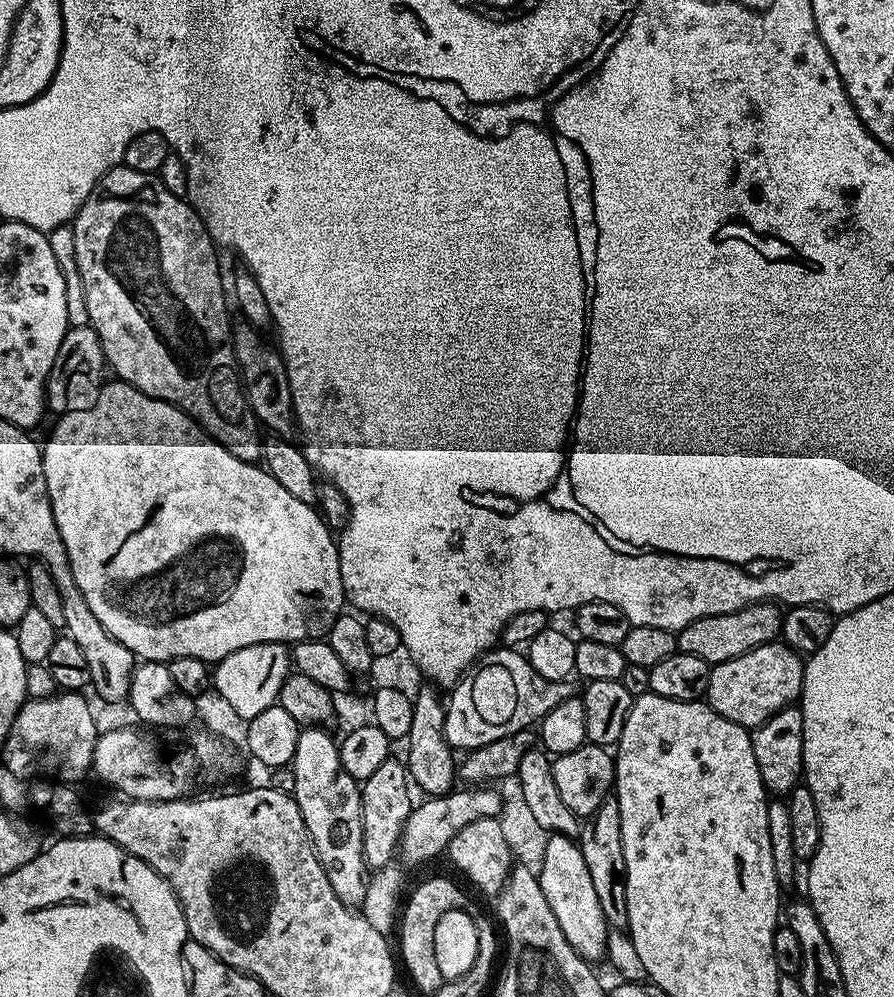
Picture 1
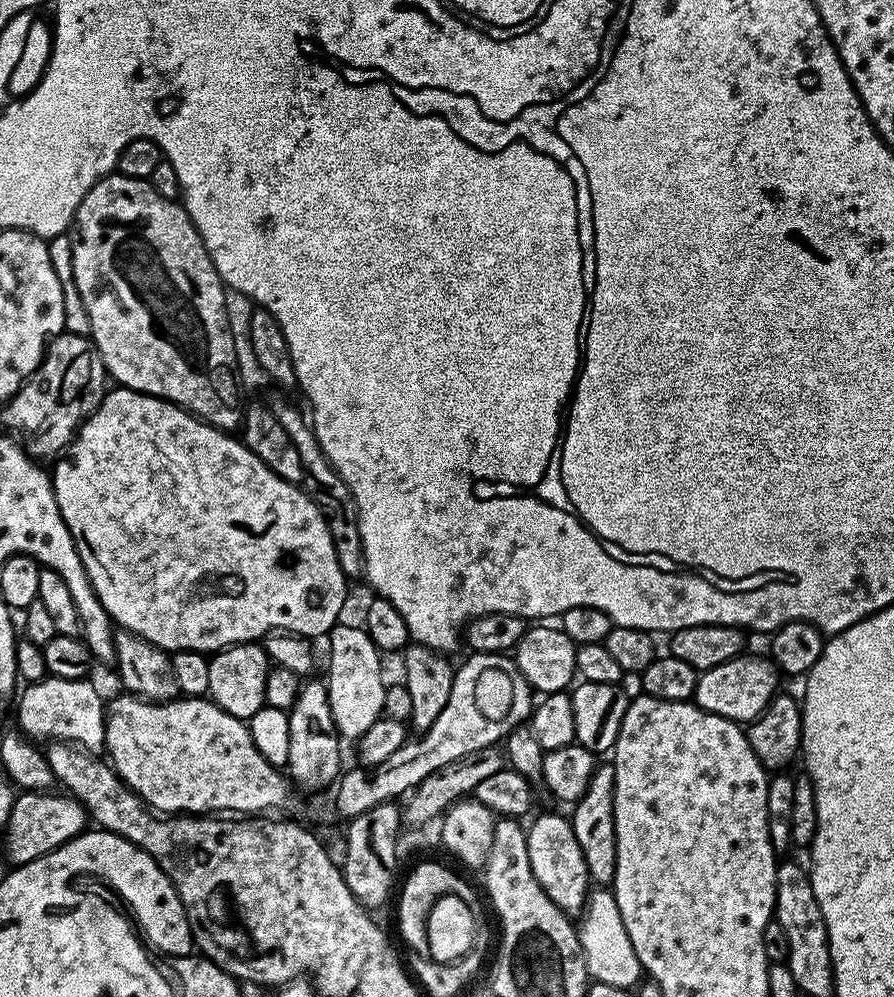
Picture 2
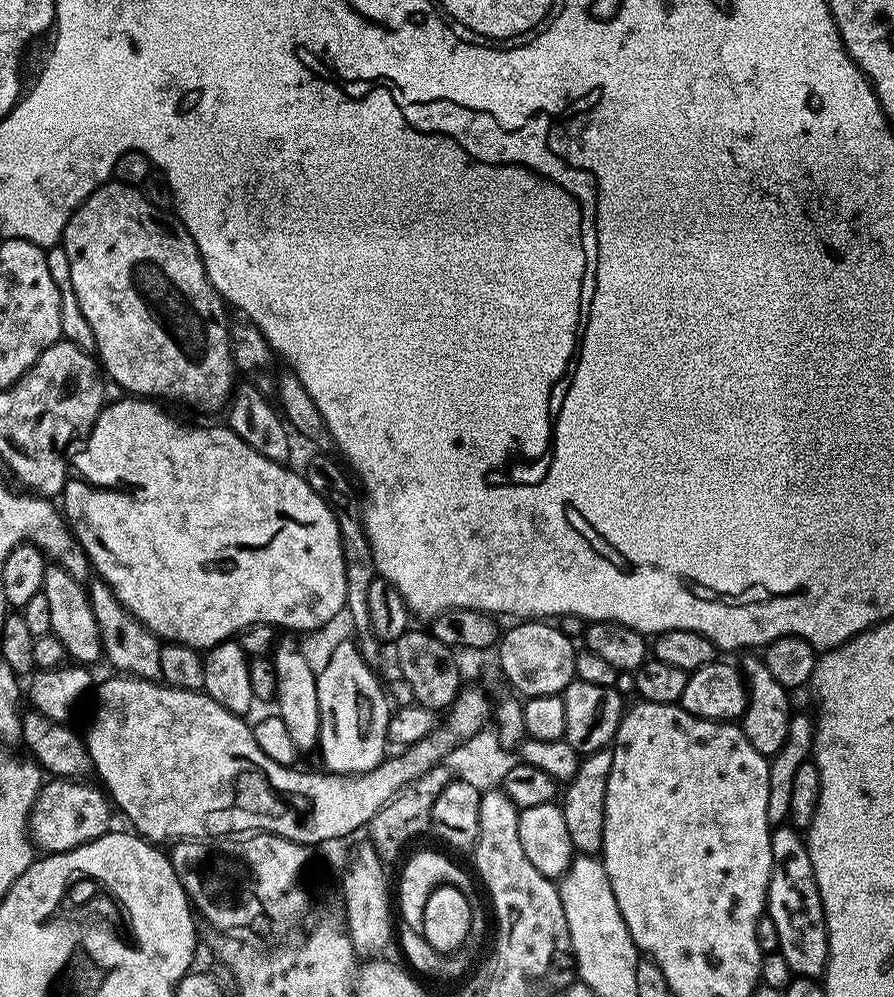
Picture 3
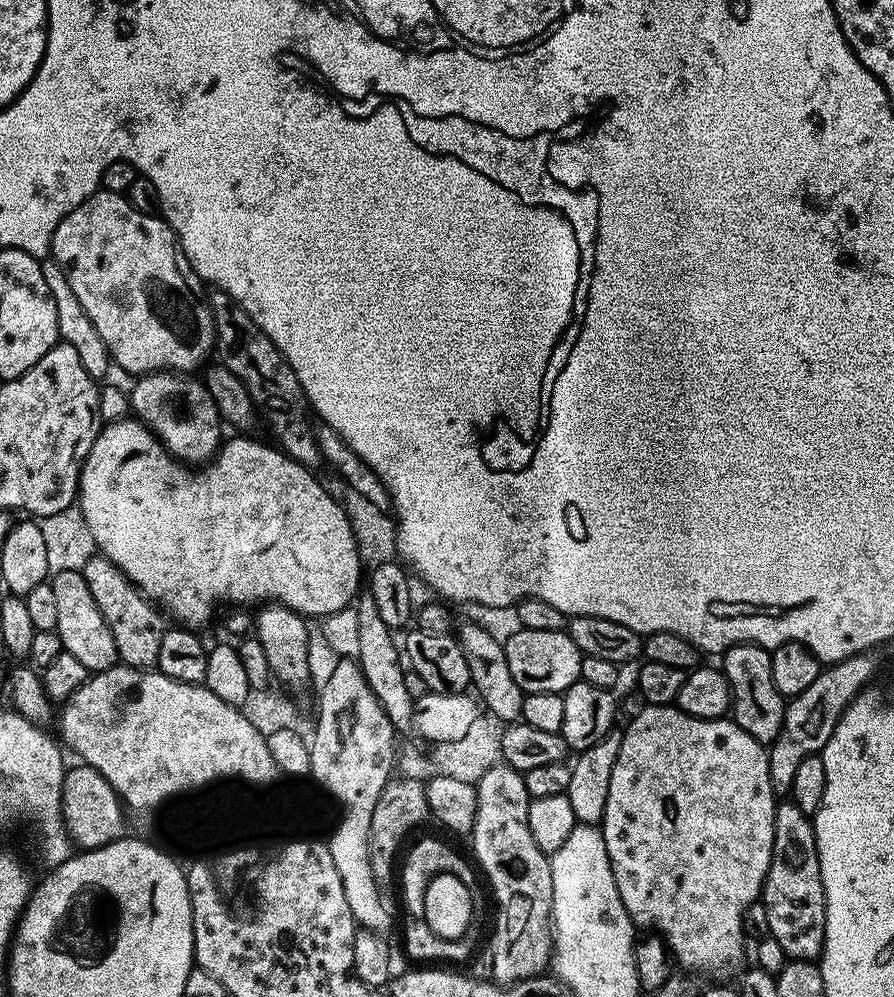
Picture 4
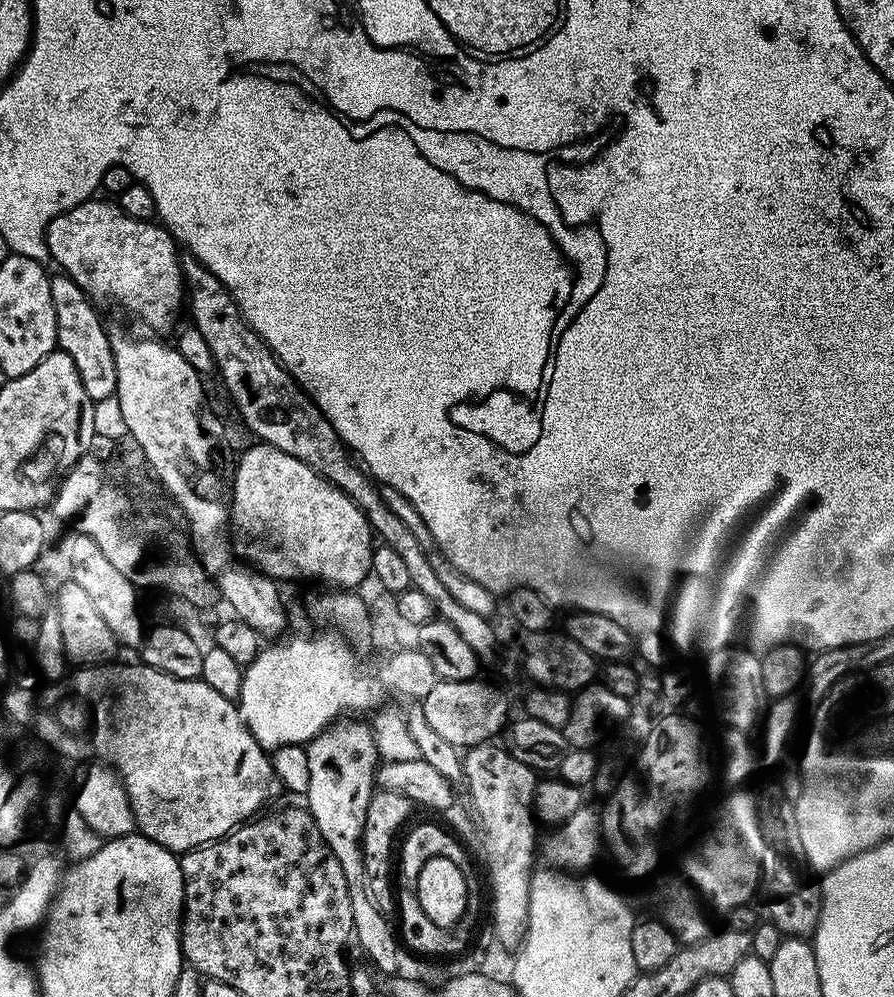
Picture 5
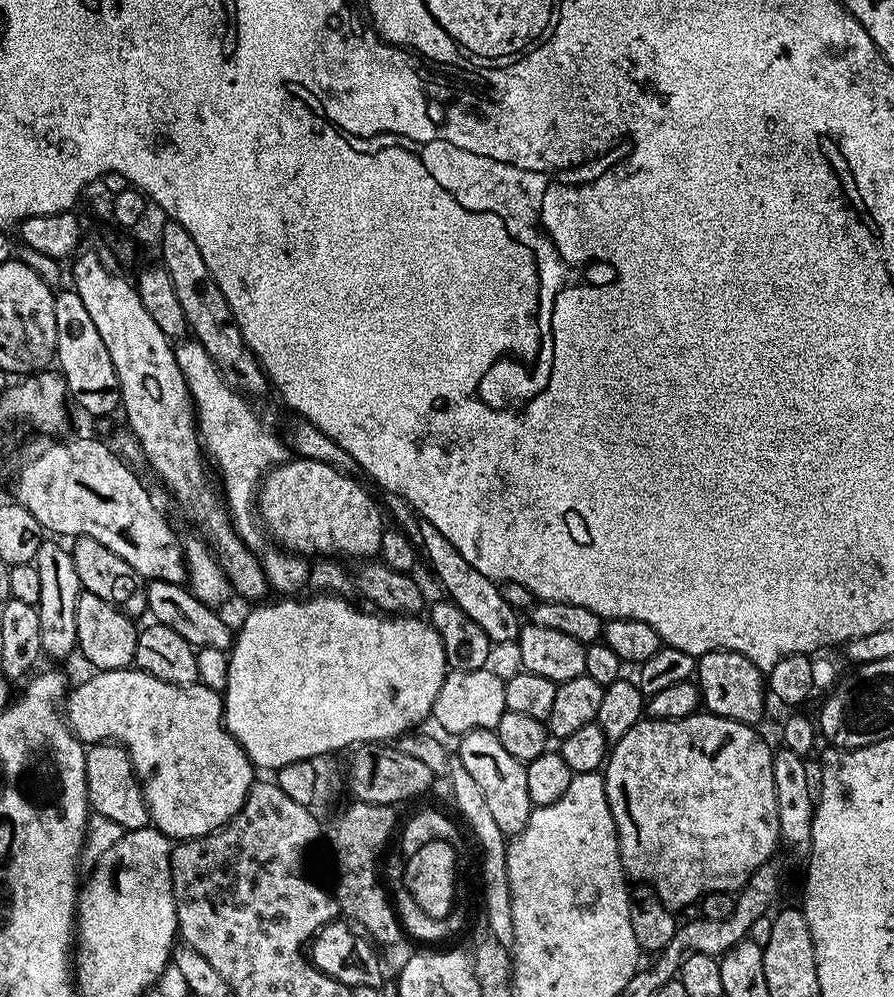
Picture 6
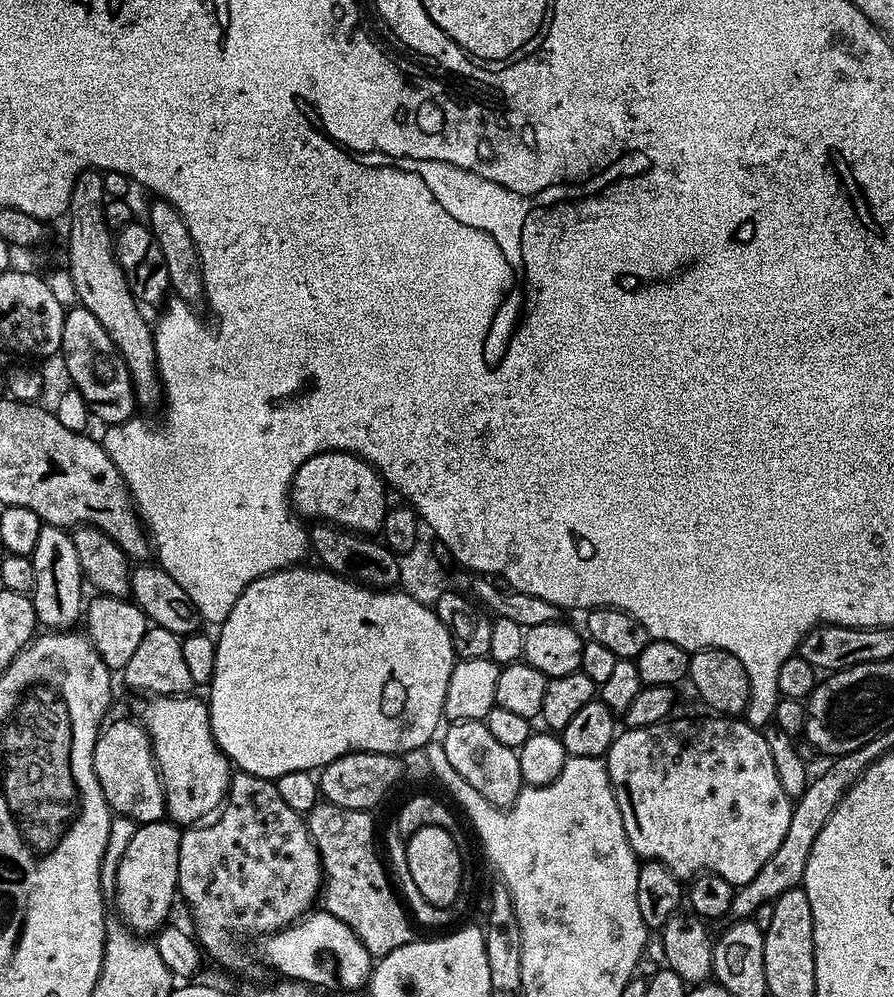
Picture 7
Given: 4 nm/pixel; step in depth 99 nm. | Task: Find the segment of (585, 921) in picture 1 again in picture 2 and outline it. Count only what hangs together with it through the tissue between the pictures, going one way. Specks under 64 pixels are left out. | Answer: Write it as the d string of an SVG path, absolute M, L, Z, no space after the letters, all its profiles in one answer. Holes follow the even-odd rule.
M567 815L540 816L532 825L527 825L526 831L530 870L534 870L534 878L538 878L542 890L546 890L548 897L563 912L579 913L588 903L590 881L582 858L582 846L578 846L578 838L574 838L571 819Z

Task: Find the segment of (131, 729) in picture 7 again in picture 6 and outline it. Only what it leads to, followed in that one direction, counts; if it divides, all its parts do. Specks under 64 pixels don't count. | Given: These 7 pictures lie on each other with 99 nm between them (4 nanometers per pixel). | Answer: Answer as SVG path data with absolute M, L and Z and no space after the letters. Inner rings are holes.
M111 742L89 744L85 747L84 757L89 809L97 816L118 822L118 826L129 832L149 827L148 804L144 800L144 789L126 749L121 744Z

